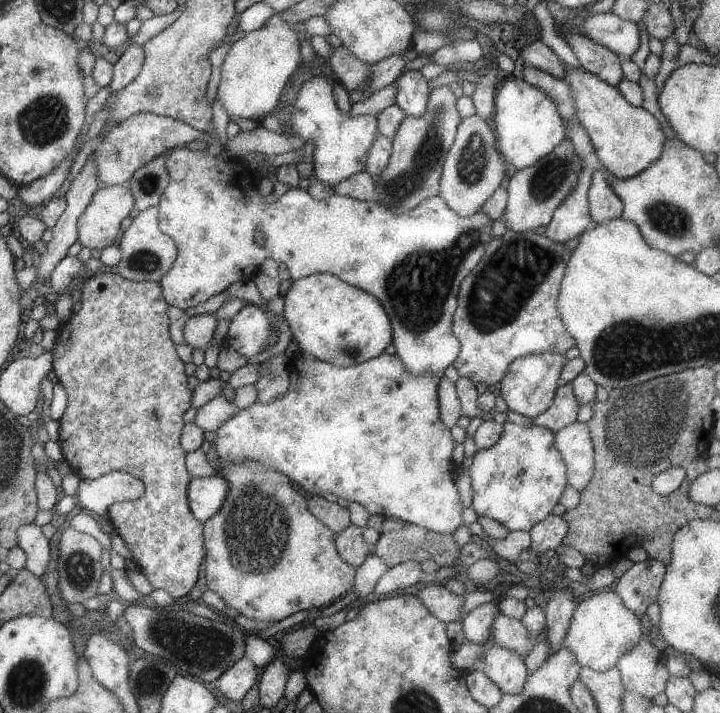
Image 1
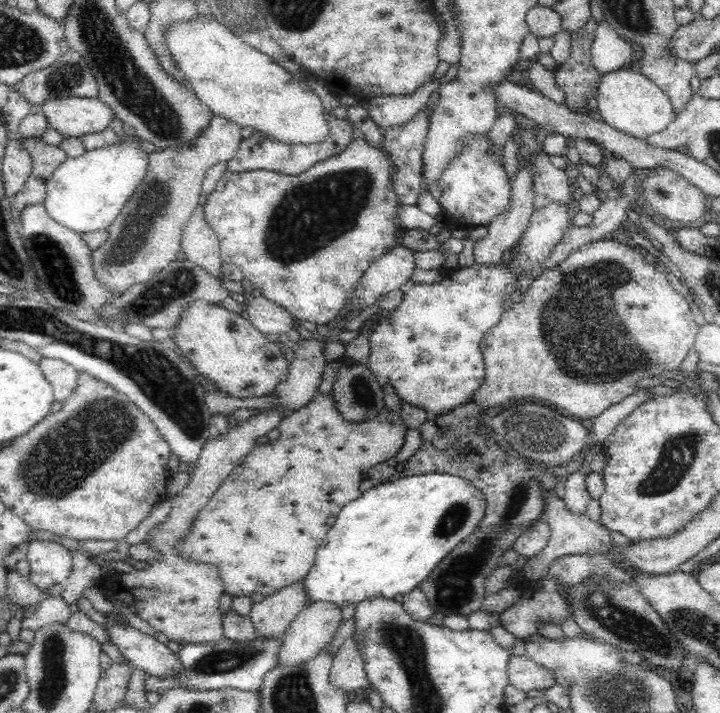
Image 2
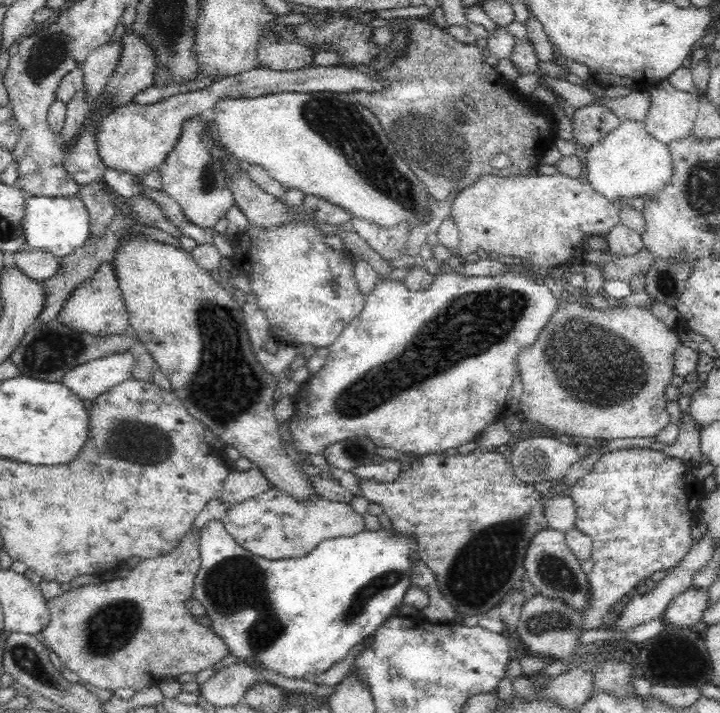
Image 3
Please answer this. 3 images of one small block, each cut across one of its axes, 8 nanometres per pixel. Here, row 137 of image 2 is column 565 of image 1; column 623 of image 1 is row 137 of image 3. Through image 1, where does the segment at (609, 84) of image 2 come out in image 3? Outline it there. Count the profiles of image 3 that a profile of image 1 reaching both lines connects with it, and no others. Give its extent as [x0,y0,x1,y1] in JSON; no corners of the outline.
[583,119,673,206]

